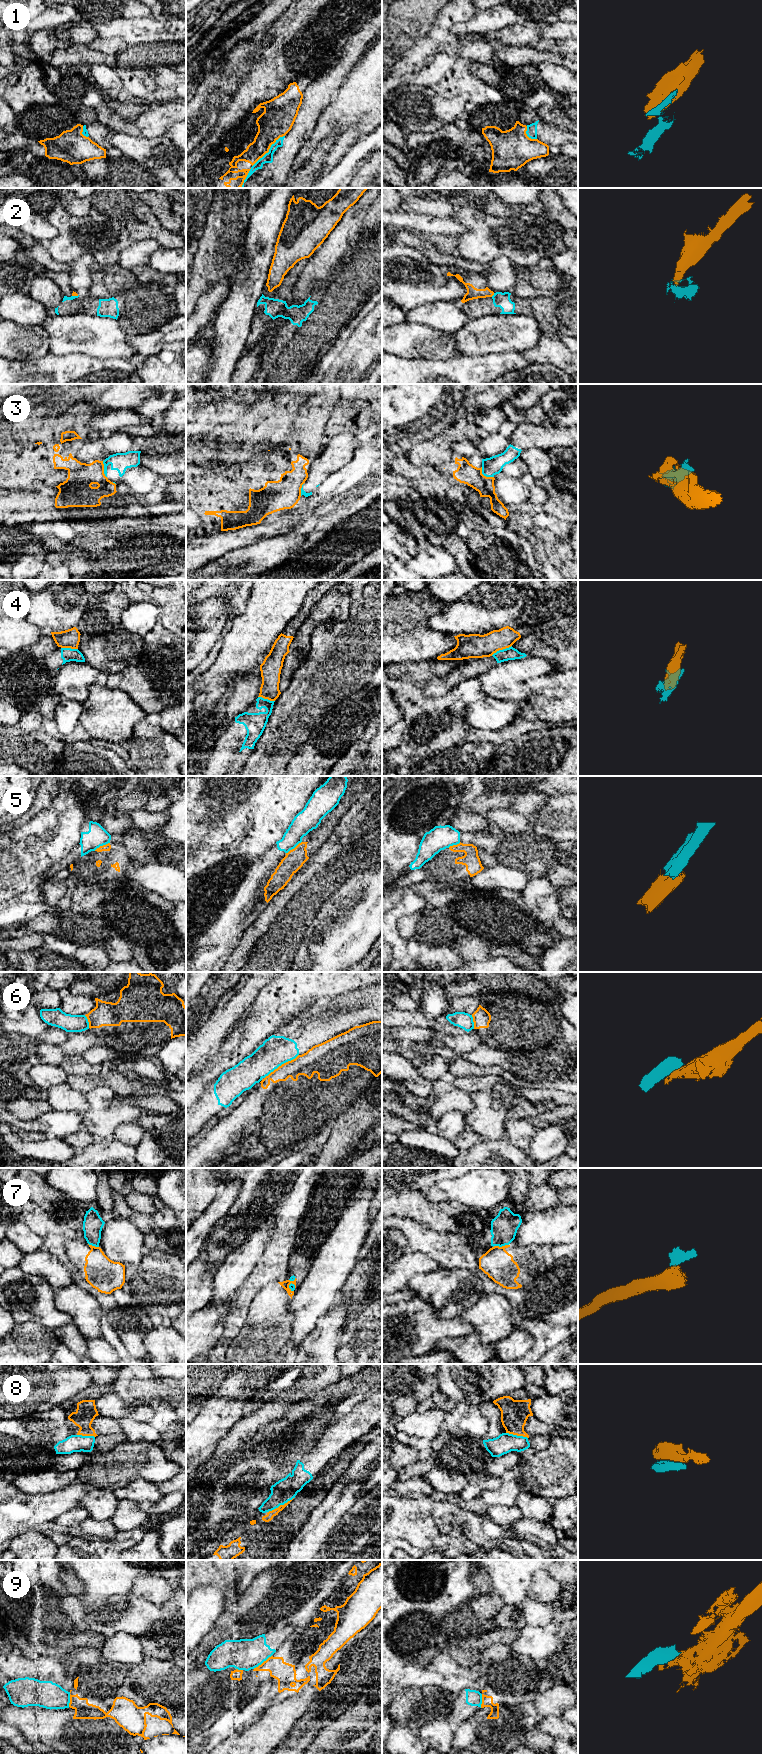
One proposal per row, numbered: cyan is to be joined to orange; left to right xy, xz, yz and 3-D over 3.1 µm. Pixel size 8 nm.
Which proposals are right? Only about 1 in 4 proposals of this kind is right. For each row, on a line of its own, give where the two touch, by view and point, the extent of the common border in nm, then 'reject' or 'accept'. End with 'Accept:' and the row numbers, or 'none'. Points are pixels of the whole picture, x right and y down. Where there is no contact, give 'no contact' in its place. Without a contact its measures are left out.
1: xz (268, 150) | 360 nm | reject
2: yz (492, 295) | 40 nm | reject
3: yz (485, 476) | 130 nm | reject
4: yz (501, 649) | 190 nm | reject
5: xz (294, 848) | 160 nm | reject
6: xz (282, 1064) | 340 nm | reject
7: yz (500, 1247) | 130 nm | reject
8: xz (280, 1505) | 240 nm | reject
9: xz (263, 1662) | 190 nm | reject
Accept: none

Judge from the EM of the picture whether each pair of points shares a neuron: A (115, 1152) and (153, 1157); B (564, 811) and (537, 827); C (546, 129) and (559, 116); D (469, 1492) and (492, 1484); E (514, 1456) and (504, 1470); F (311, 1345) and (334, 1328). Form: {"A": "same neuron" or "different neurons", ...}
{"A": "different neurons", "B": "same neuron", "C": "different neurons", "D": "same neuron", "E": "same neuron", "F": "same neuron"}

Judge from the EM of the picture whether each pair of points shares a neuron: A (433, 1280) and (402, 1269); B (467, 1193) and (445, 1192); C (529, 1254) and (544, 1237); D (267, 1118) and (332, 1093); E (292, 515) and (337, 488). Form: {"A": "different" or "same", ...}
{"A": "different", "B": "same", "C": "different", "D": "same", "E": "different"}

